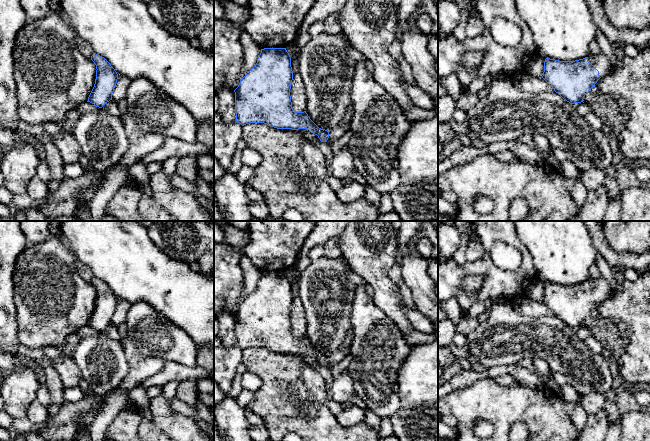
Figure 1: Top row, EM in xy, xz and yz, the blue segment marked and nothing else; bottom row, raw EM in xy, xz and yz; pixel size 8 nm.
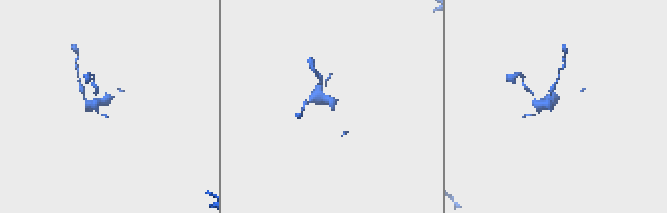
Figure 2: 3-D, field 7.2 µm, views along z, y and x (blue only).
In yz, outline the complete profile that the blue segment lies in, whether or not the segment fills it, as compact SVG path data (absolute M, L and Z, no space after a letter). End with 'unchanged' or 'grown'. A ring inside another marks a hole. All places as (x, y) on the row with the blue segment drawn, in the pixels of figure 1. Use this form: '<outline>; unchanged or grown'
M601 53L595 57L589 54L587 57L575 61L559 61L546 58L542 78L570 104L583 102L584 96L597 81L610 71L610 61Z; grown

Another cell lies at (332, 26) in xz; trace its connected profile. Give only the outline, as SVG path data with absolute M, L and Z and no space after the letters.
M332 14L328 16L325 20L324 33L330 35L336 35L342 32L342 28L338 22L337 16Z

